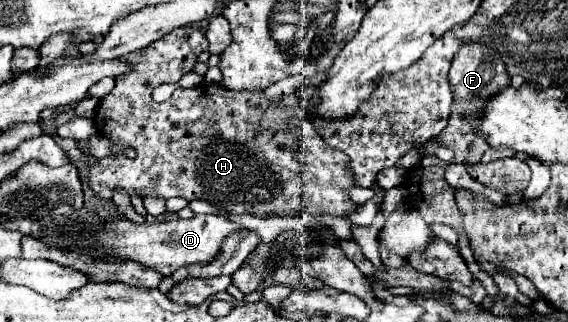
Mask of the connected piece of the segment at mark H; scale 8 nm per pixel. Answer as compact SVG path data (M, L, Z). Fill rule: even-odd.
M184 26L152 42L148 48L142 48L128 56L128 60L132 60L132 74L122 74L120 78L116 78L114 90L100 100L96 110L96 128L110 140L132 146L136 150L136 158L128 160L124 156L108 156L90 166L88 178L94 194L98 194L102 200L110 200L112 190L120 186L128 190L128 194L138 194L142 198L160 196L168 200L172 196L182 196L186 200L206 200L226 214L252 214L258 218L270 218L304 212L306 206L310 206L310 216L352 216L358 210L358 204L350 198L350 190L354 188L350 158L328 146L324 138L314 130L314 126L306 122L306 118L294 118L290 122L292 128L286 130L268 130L270 142L258 142L258 138L262 136L260 120L272 106L272 100L268 100L262 90L236 92L220 84L206 86L202 82L194 88L176 88L174 94L162 104L156 104L152 100L152 90L156 86L168 82L176 84L186 72L192 70L198 54L204 50L208 50L206 36L194 26Z

